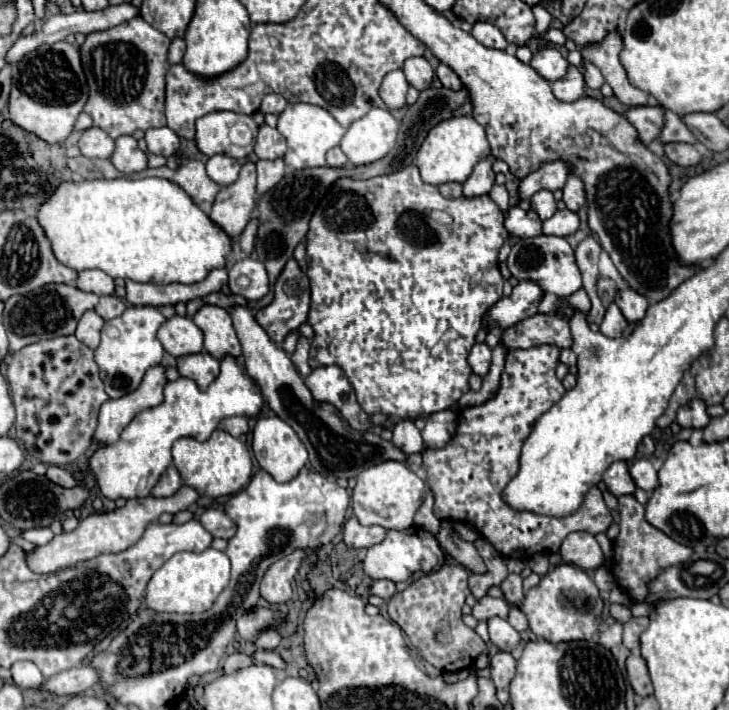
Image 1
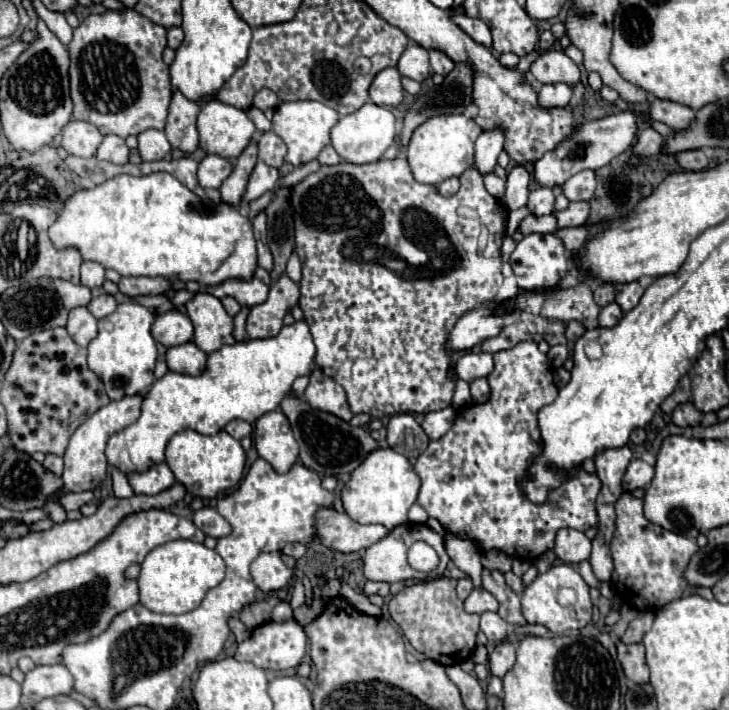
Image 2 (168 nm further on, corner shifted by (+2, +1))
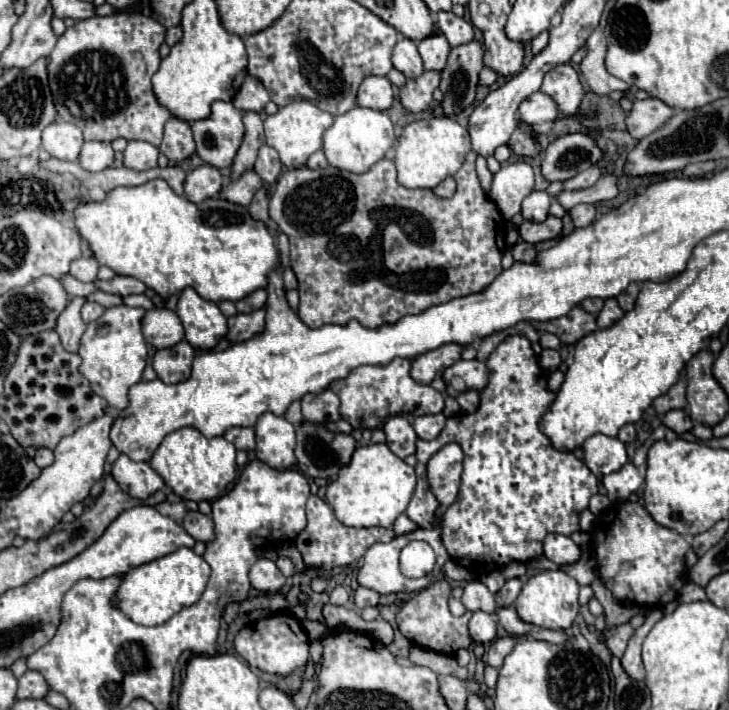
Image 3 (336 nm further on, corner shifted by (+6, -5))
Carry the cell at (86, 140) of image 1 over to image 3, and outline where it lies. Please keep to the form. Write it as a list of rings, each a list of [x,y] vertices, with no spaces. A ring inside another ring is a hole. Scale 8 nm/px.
[[[55,120],[43,130],[43,148],[59,160],[77,160],[83,146],[83,134],[65,120]]]

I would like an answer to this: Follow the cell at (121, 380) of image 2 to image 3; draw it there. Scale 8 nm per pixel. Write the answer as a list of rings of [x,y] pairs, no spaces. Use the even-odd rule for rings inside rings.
[[[125,304],[111,306],[105,310],[101,318],[87,324],[87,330],[81,338],[79,356],[83,364],[79,366],[79,370],[89,380],[91,390],[103,396],[115,410],[127,408],[129,404],[127,392],[143,376],[143,368],[147,362],[147,346],[141,334],[143,314],[145,314],[143,308],[129,308]]]

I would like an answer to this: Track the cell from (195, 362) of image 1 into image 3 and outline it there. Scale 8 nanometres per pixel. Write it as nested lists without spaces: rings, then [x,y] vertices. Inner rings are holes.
[[[181,340],[177,346],[155,352],[153,370],[157,372],[157,378],[161,382],[177,384],[177,382],[189,378],[193,358],[195,358],[193,346],[189,346],[189,342],[185,342],[185,340]]]

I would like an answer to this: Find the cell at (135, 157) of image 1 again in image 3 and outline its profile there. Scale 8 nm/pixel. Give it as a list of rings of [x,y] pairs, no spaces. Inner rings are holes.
[[[85,142],[79,154],[79,164],[87,172],[101,172],[113,164],[111,142]]]

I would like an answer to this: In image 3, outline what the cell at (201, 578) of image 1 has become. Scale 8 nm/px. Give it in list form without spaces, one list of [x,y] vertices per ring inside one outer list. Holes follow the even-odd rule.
[[[179,548],[163,558],[157,558],[153,562],[141,564],[133,570],[129,570],[117,592],[115,592],[115,602],[117,608],[133,622],[137,624],[145,624],[145,622],[167,622],[173,614],[177,614],[179,610],[195,604],[209,580],[211,568],[209,564],[197,556],[191,548]]]

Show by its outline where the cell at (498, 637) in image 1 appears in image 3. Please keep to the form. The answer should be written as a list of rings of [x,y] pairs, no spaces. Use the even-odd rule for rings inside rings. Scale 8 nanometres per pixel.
[[[481,610],[473,612],[471,614],[471,620],[469,620],[469,634],[475,642],[481,642],[481,644],[489,644],[495,640],[495,634],[497,634],[497,624],[495,620],[491,618],[491,614],[485,614]]]

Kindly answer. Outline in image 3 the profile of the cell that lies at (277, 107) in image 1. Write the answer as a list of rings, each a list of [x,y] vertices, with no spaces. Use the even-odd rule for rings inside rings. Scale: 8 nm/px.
[[[247,74],[243,86],[239,88],[239,92],[235,94],[233,98],[233,104],[247,112],[247,110],[253,110],[253,112],[259,112],[263,110],[263,106],[269,102],[269,92],[265,90],[265,86],[261,84],[259,78],[253,78]]]

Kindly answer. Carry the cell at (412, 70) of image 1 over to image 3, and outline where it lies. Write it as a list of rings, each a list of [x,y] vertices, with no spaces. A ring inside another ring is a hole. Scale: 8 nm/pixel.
[[[399,38],[399,42],[393,48],[393,66],[403,72],[407,78],[417,78],[423,74],[423,60],[417,52],[417,42],[409,38]]]

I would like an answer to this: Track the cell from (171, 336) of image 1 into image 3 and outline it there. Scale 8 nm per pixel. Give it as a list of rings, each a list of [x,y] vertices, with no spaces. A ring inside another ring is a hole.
[[[151,308],[141,320],[143,336],[155,348],[171,348],[185,338],[179,316],[169,308]]]

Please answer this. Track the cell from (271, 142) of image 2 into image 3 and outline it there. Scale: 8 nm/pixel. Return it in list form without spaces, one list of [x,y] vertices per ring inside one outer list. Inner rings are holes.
[[[261,146],[253,170],[259,174],[259,178],[265,184],[273,184],[279,178],[281,170],[283,170],[283,164],[281,164],[277,152],[271,146]]]

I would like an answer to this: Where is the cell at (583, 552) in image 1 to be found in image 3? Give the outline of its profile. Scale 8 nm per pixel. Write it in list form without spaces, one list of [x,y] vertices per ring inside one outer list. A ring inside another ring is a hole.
[[[547,534],[543,540],[543,552],[555,564],[573,564],[581,556],[579,546],[563,534]]]

